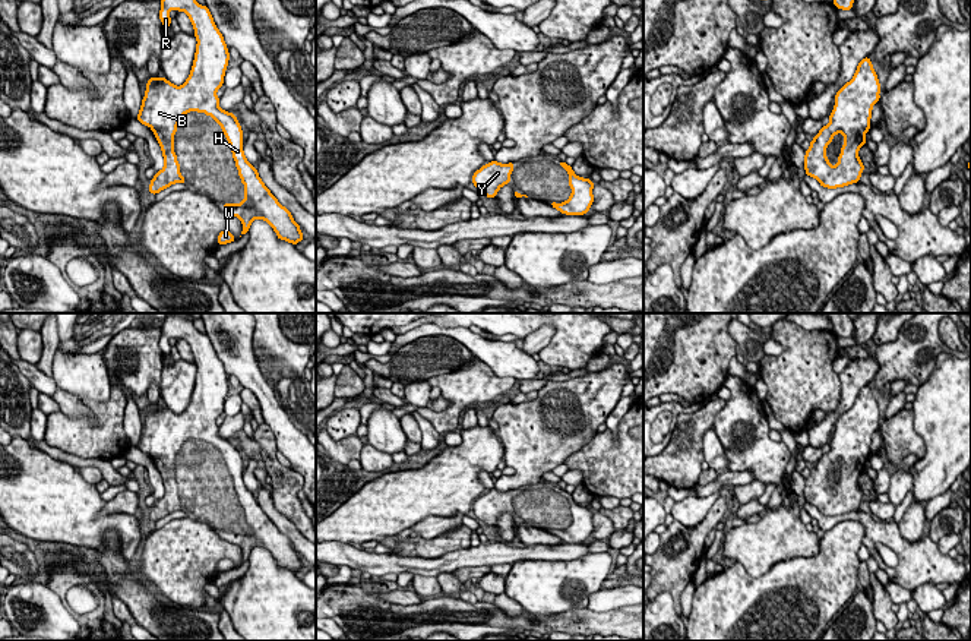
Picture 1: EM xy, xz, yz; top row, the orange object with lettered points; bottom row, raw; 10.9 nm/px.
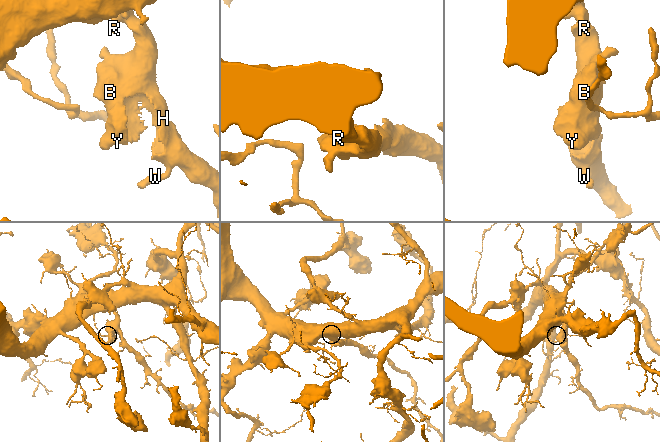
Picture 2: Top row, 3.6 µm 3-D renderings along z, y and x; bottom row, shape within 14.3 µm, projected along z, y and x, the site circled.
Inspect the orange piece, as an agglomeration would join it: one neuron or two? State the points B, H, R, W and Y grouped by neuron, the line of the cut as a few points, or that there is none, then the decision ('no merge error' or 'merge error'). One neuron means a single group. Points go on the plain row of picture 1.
B H R W Y | no cut | no merge error

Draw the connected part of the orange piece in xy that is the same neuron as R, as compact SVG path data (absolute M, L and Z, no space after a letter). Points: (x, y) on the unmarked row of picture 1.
M168 313L161 328L159 347L170 356L171 338L184 340L194 356L197 367L190 404L181 414L165 405L151 405L142 427L137 448L149 454L162 477L164 496L155 501L149 520L156 522L174 511L184 511L180 492L174 481L174 461L186 441L196 438L211 443L224 458L238 505L244 512L244 527L240 531L225 531L224 540L241 547L244 563L253 547L265 547L278 566L297 572L304 566L300 553L291 540L284 536L260 508L257 498L246 487L243 480L243 460L233 441L219 436L216 419L224 413L228 394L228 376L206 334L200 334L184 313Z

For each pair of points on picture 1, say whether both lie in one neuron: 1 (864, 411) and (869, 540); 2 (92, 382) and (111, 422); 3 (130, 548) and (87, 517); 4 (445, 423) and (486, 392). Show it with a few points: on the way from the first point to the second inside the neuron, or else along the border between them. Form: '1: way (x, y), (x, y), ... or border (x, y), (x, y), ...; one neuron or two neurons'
1: way (853, 444), (851, 510); one neuron
2: border (111, 381), (111, 392), (106, 401), (79, 400); two neurons
3: way (126, 534), (114, 523), (100, 523); one neuron
4: way (452, 411), (474, 392); one neuron

